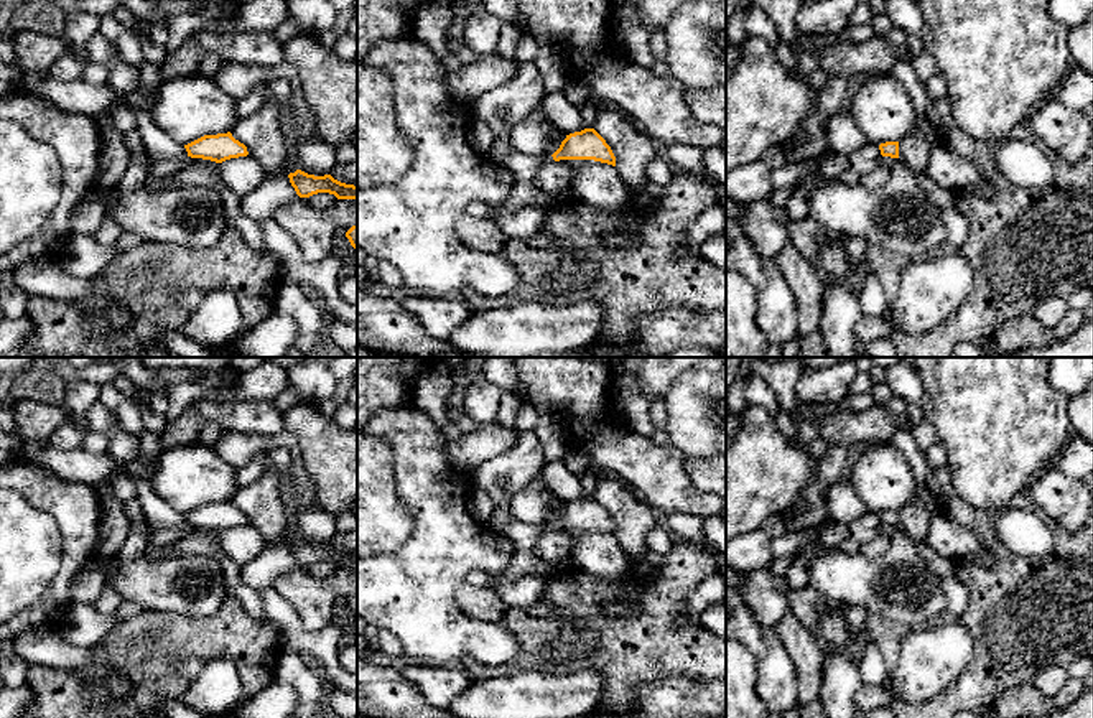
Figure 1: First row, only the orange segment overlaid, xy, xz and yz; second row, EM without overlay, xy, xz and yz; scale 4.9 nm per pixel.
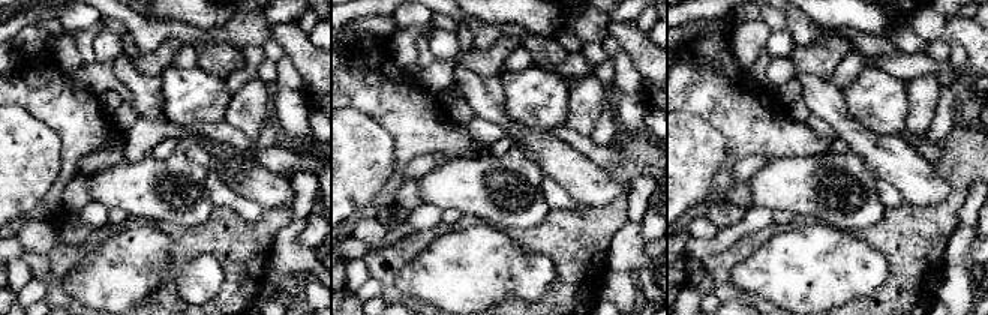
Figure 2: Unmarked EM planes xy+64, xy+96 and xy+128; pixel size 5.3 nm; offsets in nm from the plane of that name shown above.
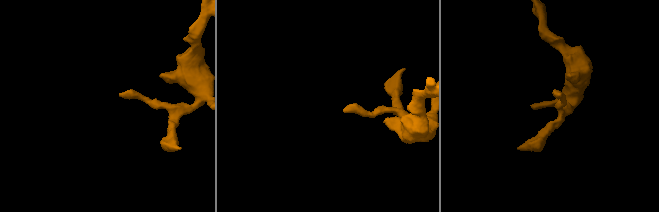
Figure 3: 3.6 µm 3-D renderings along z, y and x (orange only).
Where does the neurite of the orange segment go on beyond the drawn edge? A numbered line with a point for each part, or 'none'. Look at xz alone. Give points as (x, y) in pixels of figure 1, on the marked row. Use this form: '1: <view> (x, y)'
1: xz (524, 193)

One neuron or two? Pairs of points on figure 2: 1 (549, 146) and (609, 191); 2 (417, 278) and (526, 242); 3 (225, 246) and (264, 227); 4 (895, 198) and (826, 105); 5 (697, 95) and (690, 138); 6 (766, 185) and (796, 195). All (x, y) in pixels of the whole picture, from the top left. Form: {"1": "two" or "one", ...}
{"1": "one", "2": "two", "3": "one", "4": "two", "5": "two", "6": "one"}

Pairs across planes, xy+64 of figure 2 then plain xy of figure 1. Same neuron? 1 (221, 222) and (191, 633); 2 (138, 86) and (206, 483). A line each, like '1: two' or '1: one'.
1: one
2: two

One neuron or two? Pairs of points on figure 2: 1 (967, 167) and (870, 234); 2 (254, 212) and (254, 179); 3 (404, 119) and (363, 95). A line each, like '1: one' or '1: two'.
1: one
2: two
3: one

